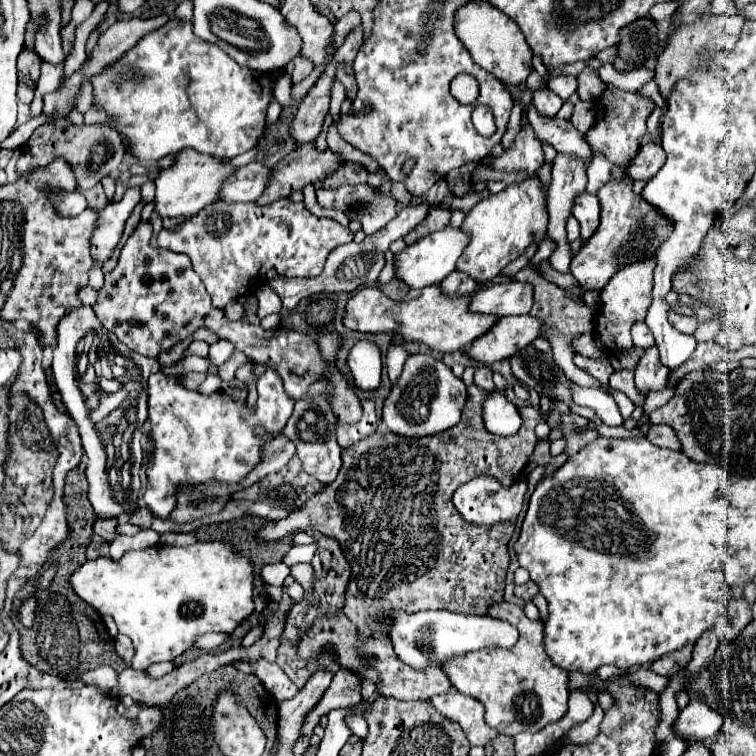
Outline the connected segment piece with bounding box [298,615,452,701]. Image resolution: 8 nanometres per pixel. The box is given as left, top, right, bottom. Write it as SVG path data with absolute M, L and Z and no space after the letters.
M340 615L338 619L330 619L330 621L316 621L314 627L302 637L298 653L304 659L312 659L316 657L322 647L332 645L336 649L336 655L342 663L342 667L348 667L352 671L362 673L360 677L366 681L374 681L376 689L386 695L386 697L394 697L400 701L418 701L418 699L430 699L434 695L444 695L452 689L452 683L448 681L446 673L442 669L426 669L424 673L416 673L410 667L406 667L394 653L392 643L384 637L376 637L370 641L360 641L356 635L356 627L350 619L346 619L346 615Z

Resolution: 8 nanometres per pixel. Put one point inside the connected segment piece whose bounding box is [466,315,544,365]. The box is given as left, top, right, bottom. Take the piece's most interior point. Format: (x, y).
(511, 333)

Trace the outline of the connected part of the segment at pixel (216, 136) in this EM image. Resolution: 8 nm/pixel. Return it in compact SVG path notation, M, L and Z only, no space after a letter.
M172 19L158 33L144 37L112 69L92 79L98 109L90 107L84 113L84 123L110 123L116 127L118 133L128 137L128 149L140 161L156 161L186 147L216 157L236 157L252 149L262 137L266 109L274 99L274 77L274 73L252 73L240 67L220 47L196 37L190 21Z

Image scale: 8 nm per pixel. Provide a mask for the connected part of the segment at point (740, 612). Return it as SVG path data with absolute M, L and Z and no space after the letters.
M742 599L742 601L732 601L728 615L730 615L730 625L726 629L724 639L734 641L734 637L740 635L740 629L744 629L748 625L748 621L752 621L752 611L750 611L746 599Z

